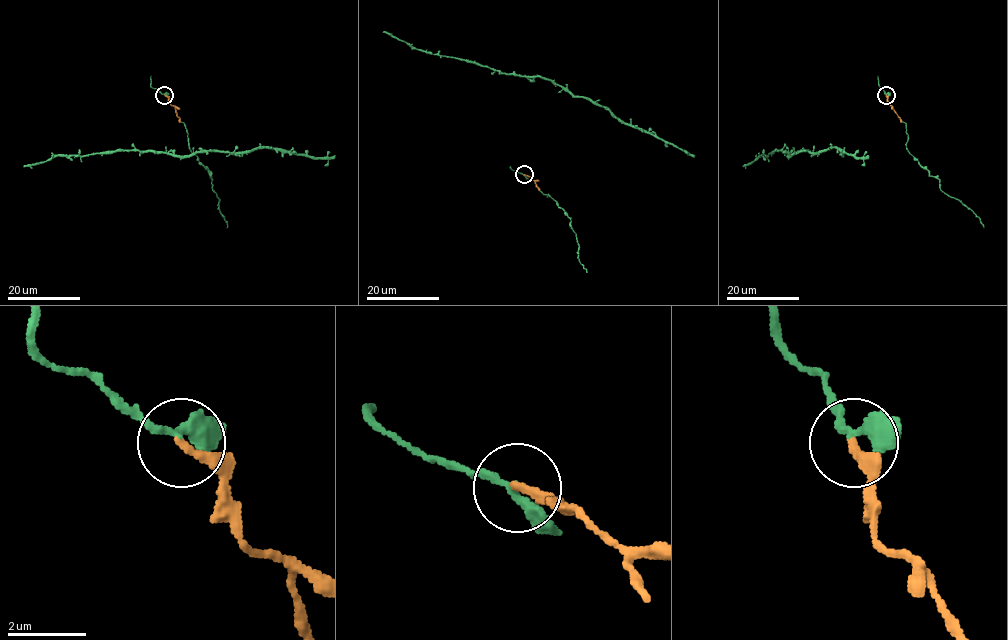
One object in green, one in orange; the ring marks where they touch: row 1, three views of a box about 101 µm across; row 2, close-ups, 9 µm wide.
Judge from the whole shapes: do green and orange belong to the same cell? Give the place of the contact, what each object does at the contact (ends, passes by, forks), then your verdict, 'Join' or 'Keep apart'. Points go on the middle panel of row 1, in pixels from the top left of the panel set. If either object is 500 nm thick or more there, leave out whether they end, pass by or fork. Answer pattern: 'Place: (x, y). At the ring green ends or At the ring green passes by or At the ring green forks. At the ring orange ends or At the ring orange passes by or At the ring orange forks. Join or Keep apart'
Place: (524, 174). At the ring green passes by. At the ring orange ends. Join

